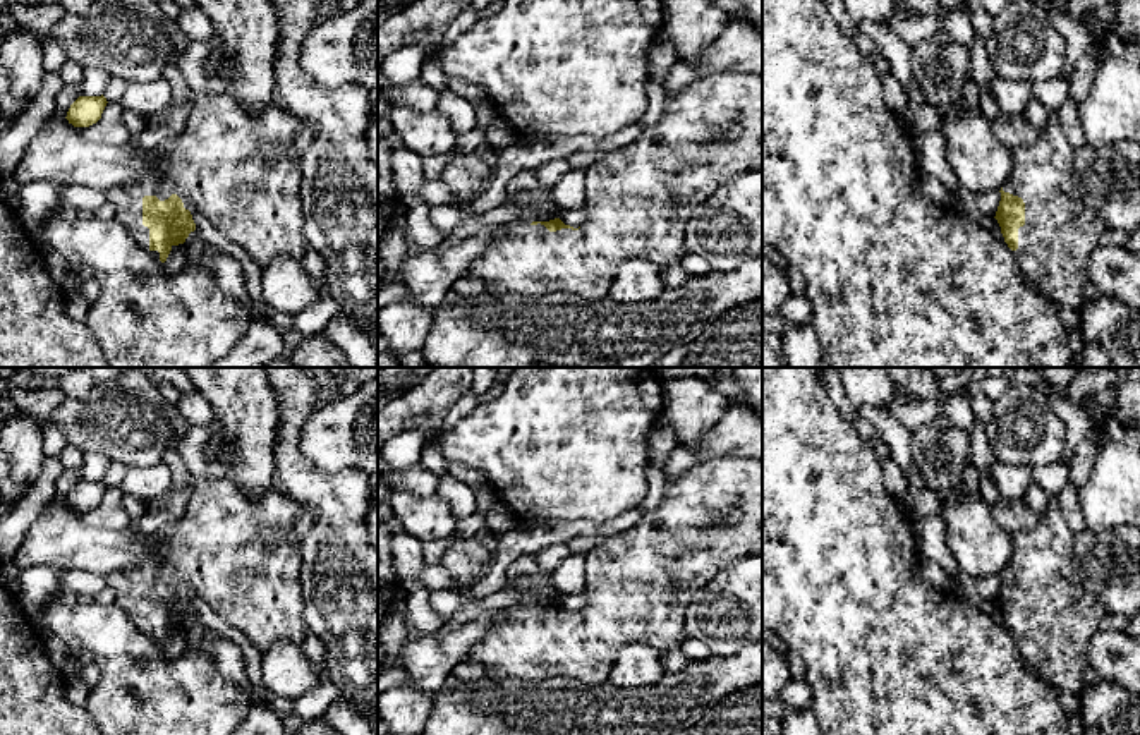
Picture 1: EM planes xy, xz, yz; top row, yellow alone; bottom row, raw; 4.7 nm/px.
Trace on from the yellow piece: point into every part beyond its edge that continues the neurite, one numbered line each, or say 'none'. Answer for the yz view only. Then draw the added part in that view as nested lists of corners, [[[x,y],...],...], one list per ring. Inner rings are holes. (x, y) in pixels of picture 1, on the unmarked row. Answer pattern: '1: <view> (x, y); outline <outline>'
1: yz (1060, 619); outline [[[1052,501],[1034,529],[1011,534],[1013,553],[1003,575],[1025,587],[1025,610],[1018,613],[1018,634],[1013,635],[1022,656],[1034,663],[1042,680],[1056,690],[1080,694],[1090,670],[1088,646],[1102,627],[1106,611],[1076,577],[1073,541],[1075,532],[1063,519],[1058,503]]]

